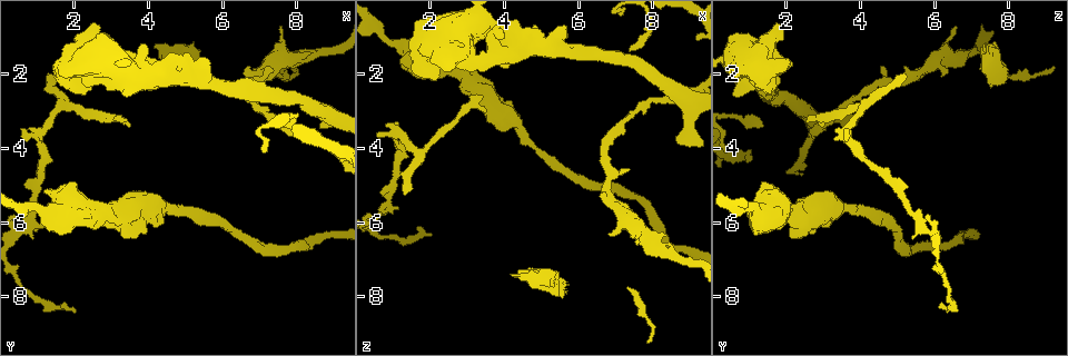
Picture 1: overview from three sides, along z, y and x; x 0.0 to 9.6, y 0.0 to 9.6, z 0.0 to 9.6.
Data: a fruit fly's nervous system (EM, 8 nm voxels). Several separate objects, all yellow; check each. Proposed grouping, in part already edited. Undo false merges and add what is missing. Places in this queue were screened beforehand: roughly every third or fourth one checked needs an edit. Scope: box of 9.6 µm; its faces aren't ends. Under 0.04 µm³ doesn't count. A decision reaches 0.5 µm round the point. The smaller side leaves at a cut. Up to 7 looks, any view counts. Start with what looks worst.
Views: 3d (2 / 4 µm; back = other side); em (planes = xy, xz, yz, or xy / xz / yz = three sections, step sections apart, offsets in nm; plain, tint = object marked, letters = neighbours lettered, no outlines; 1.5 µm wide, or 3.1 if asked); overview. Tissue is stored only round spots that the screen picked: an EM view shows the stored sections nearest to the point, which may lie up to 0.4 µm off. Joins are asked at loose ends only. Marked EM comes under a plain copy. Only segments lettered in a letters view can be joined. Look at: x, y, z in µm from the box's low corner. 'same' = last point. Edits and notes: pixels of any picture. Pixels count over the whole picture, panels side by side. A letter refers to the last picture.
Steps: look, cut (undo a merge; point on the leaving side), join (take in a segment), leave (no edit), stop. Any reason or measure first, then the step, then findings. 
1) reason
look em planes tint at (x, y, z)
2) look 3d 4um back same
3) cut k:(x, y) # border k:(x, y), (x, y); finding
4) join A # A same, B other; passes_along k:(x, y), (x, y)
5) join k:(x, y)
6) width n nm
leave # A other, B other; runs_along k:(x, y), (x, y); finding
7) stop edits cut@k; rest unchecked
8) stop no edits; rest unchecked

an open end
look 3d 4um at (7.60, 0.70, 6.65)

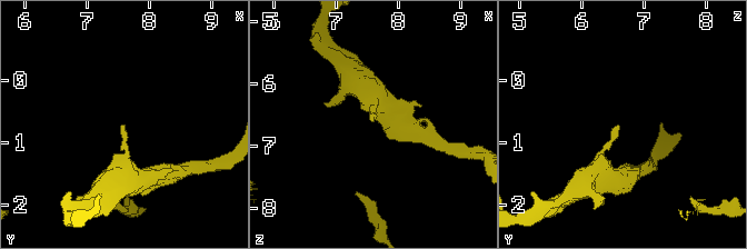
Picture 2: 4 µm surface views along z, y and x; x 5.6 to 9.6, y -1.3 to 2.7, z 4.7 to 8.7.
look em planes tint at (7.60, 0.75, 6.60)

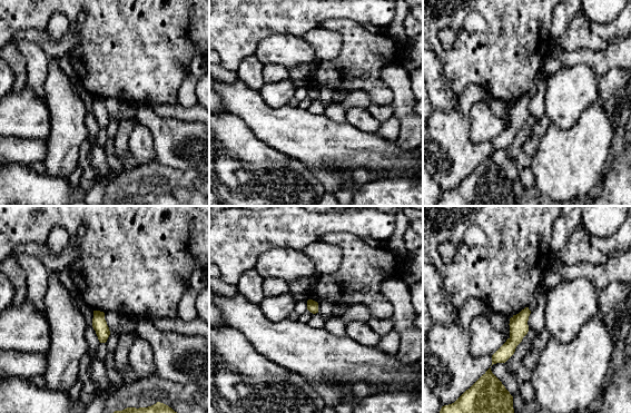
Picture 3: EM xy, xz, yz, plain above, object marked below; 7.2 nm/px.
see the neighbours
look em planes letters same

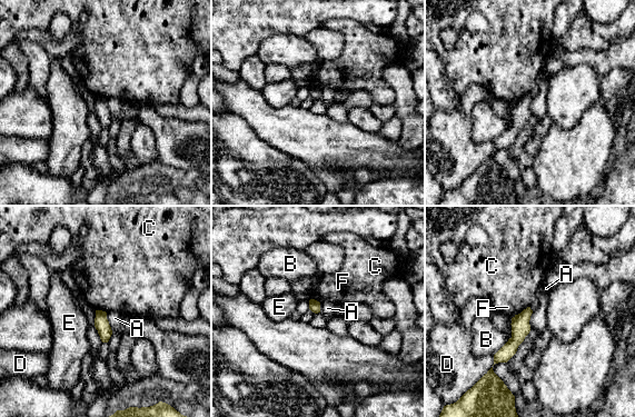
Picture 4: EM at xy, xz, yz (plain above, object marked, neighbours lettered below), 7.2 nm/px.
longest_contact B 170 nm
leave # A other, B other, C other, D other, E other, F other; border 4:(106, 314), (112, 331); no lettered segment goes on from it

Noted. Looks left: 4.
stops while still wide
look 3d 4um at (4.85, 1.50, 0.80)

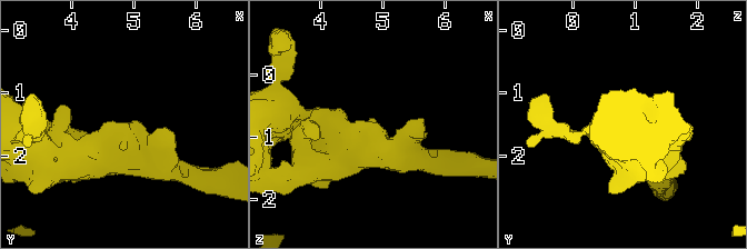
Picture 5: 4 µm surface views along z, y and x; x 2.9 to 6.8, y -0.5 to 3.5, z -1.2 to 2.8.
look em planes letters at (4.90, 1.50, 0.85)

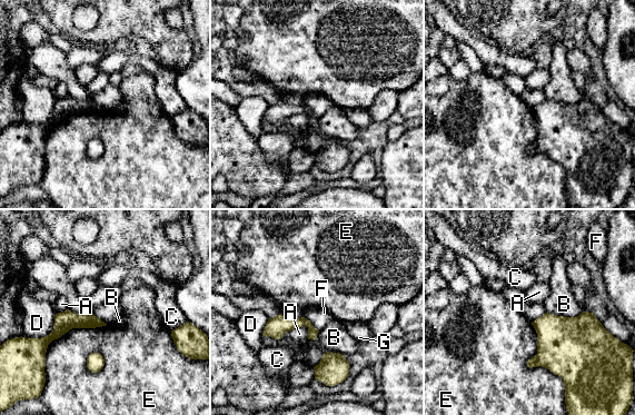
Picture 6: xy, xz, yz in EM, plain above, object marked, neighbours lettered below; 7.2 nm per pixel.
leave # A other, B other, C other, D other, E other, F other, G other; runs_along 6:(99, 323), (67, 322), (45, 345); no lettered segment goes on from it

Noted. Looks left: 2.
stops while still wide
look em yz step 8 letters at (2.70, 0.80, 1.90)

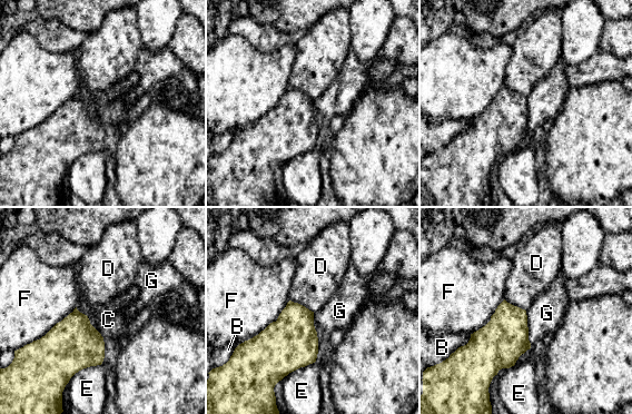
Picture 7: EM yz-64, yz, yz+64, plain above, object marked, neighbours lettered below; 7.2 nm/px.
leave # B other, C other, D other, E other, F other, G other; border 7:(525, 311), (529, 341), (531, 343); none of them fits

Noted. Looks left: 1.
stop no edits; rest unchecked

